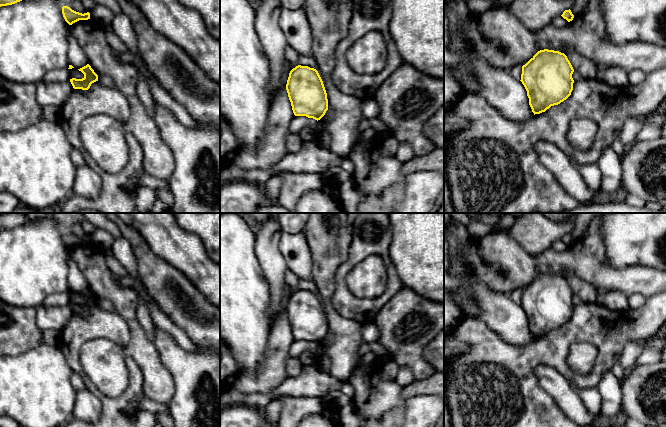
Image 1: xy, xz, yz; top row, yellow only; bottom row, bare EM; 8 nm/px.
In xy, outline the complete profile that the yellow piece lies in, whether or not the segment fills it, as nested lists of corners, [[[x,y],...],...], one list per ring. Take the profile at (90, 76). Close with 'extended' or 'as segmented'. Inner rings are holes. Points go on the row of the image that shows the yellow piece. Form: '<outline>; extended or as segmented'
[[[89,64],[78,70],[84,74],[84,77],[82,79],[70,79],[74,89],[88,90],[92,83],[98,81],[98,75],[94,72]]]; as segmented

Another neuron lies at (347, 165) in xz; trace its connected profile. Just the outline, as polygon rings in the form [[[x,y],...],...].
[[[346,158],[346,159],[341,161],[340,167],[344,171],[346,171],[346,172],[348,172],[350,174],[353,174],[354,171],[355,171],[355,166],[354,166],[353,162],[350,159],[348,159],[348,158]]]

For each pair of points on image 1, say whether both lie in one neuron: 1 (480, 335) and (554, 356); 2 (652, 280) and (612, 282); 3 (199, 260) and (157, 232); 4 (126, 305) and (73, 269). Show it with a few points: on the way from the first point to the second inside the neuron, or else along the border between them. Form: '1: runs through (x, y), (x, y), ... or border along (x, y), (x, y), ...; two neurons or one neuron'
1: runs through (498, 353), (501, 356), (536, 356); one neuron
2: runs through (642, 280), (622, 280); one neuron
3: runs through (189, 256), (167, 239); one neuron
4: border along (71, 256), (85, 278), (88, 287); two neurons

